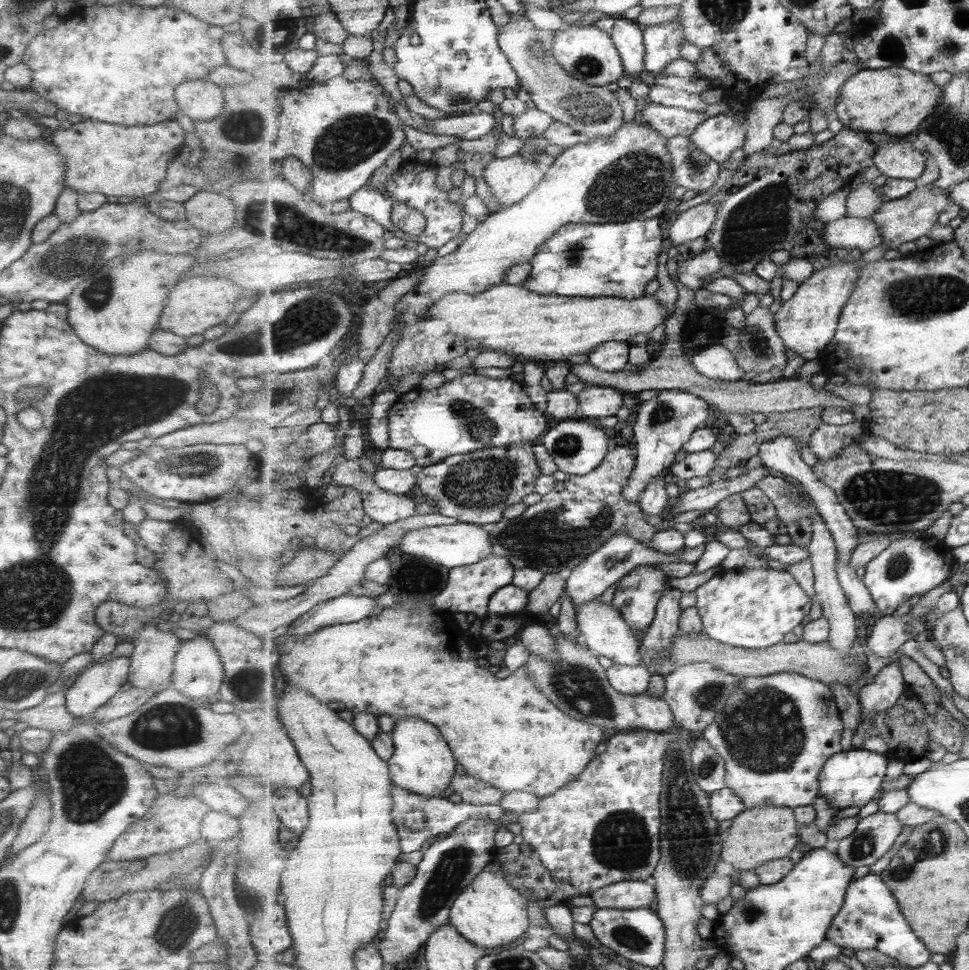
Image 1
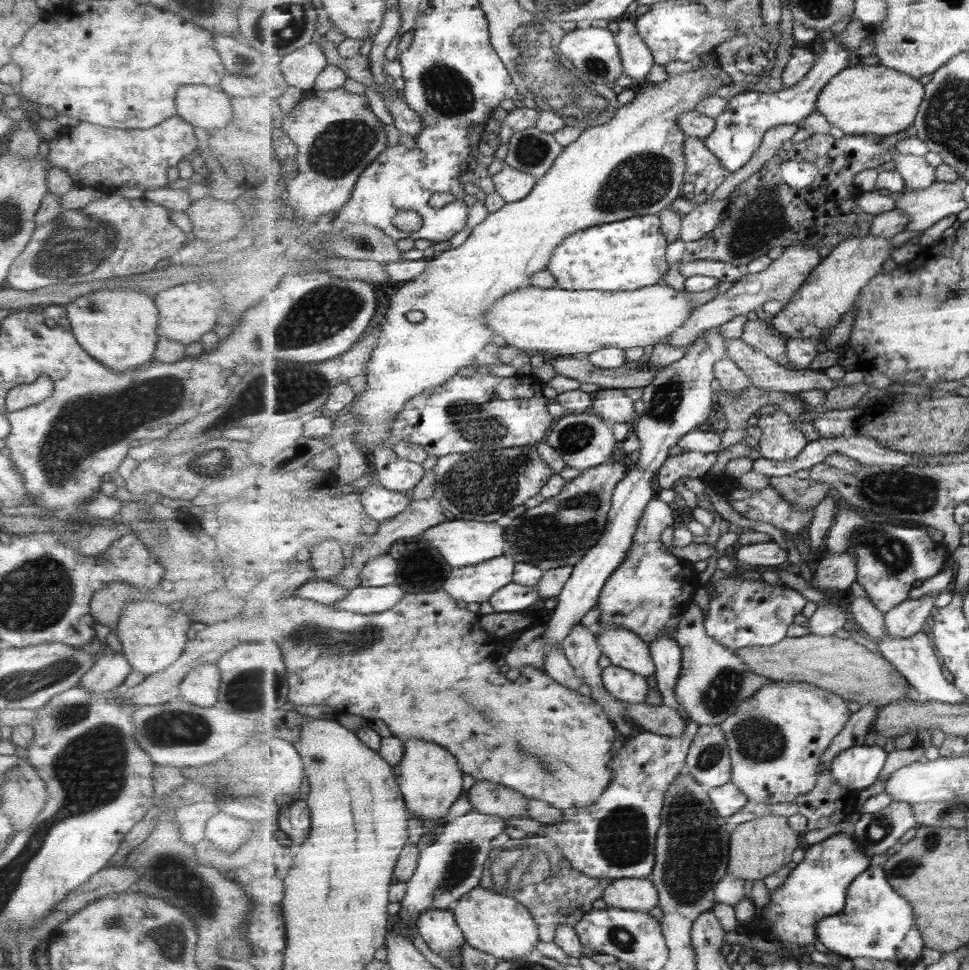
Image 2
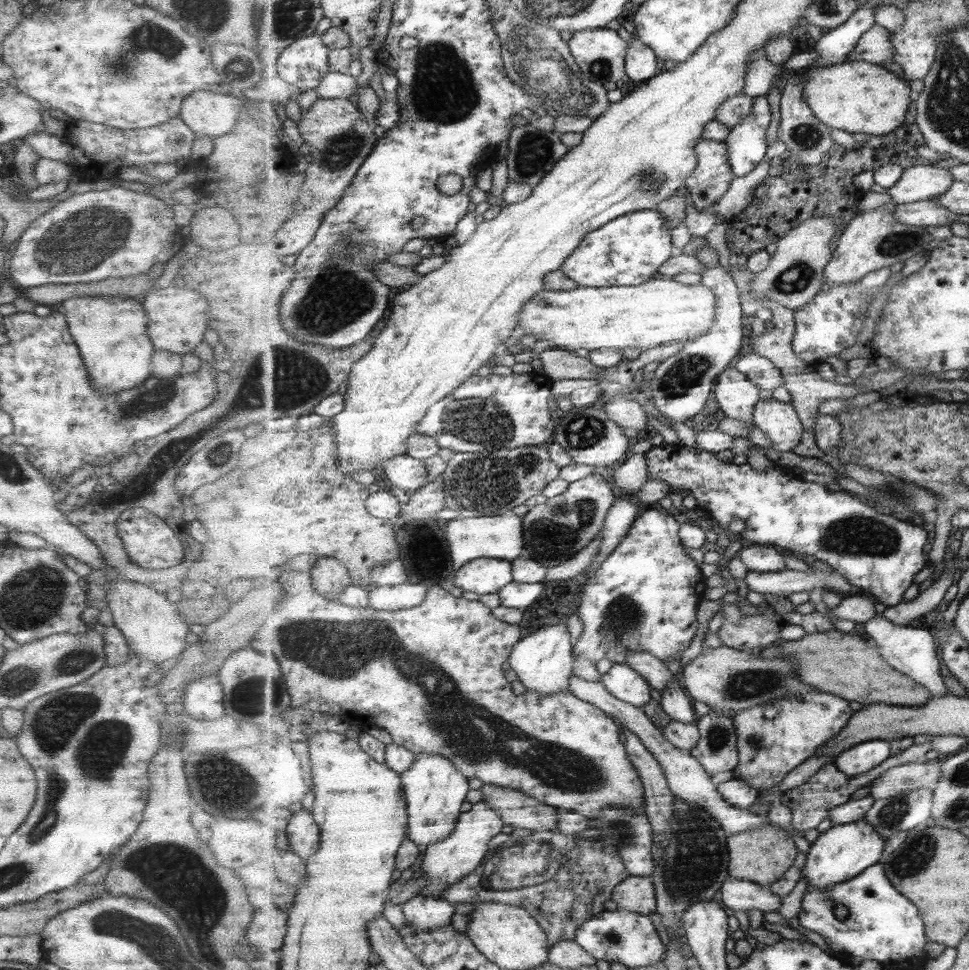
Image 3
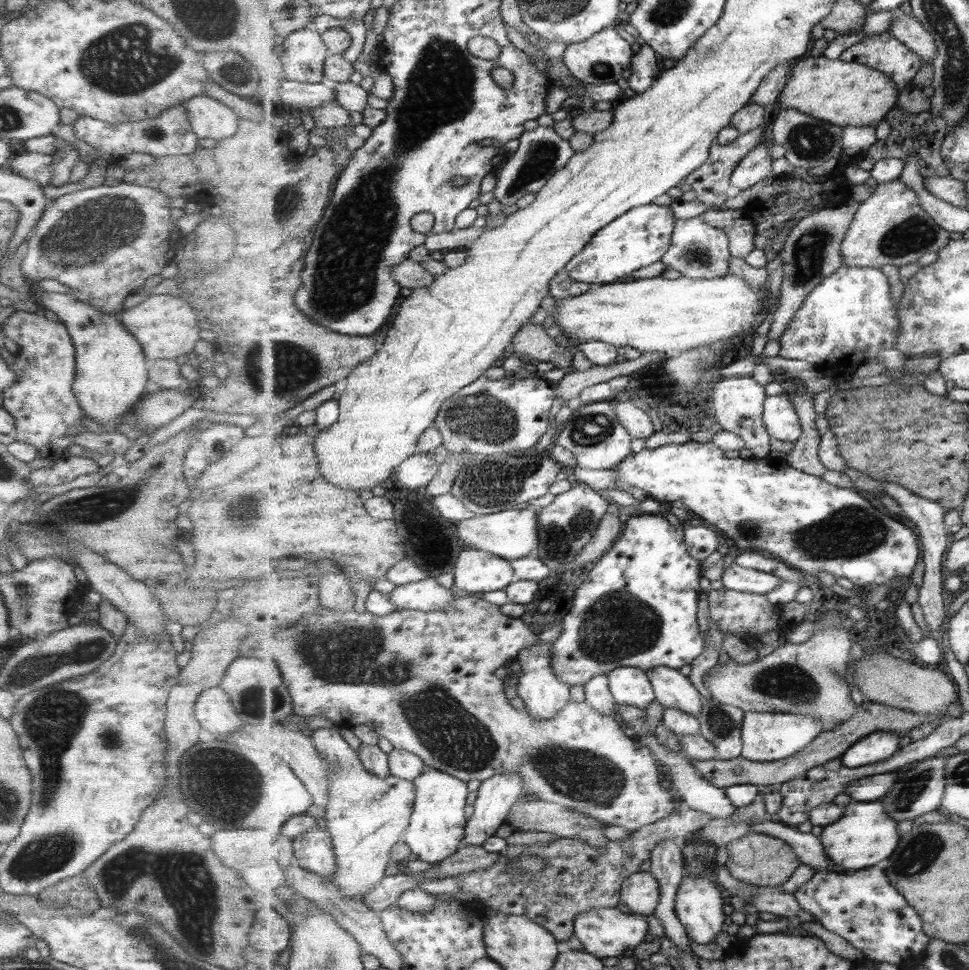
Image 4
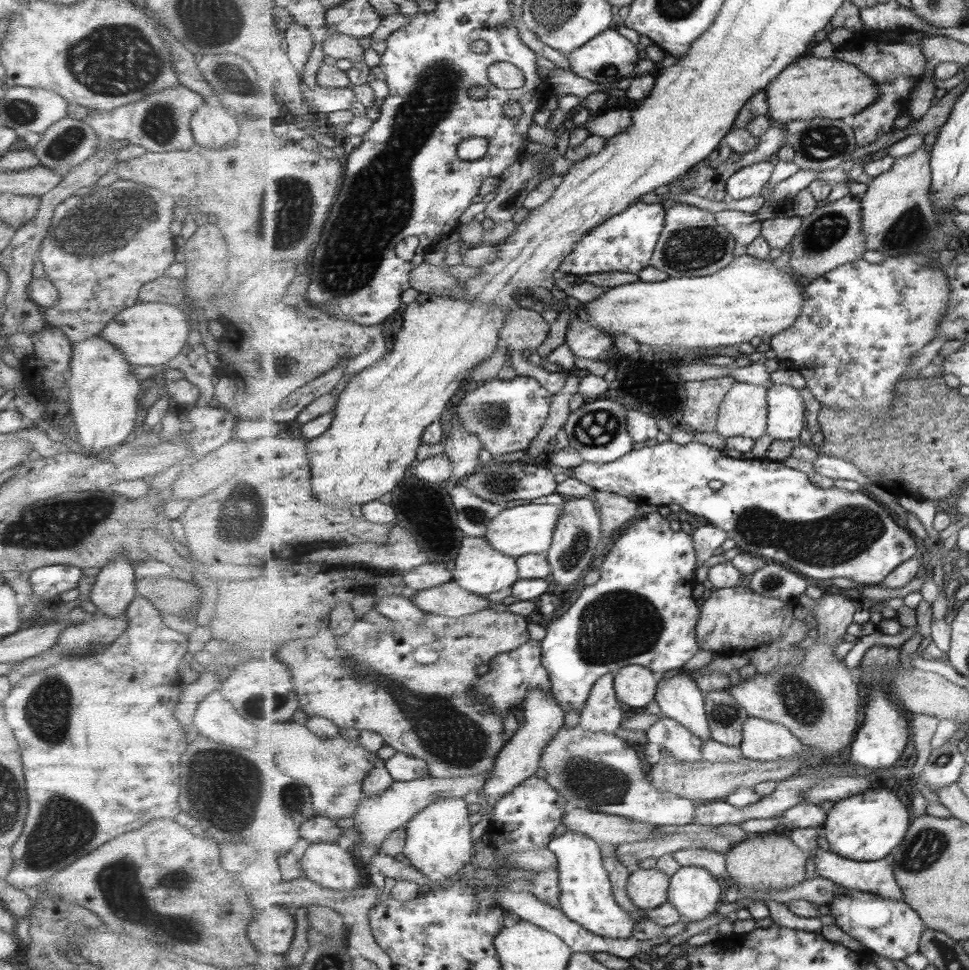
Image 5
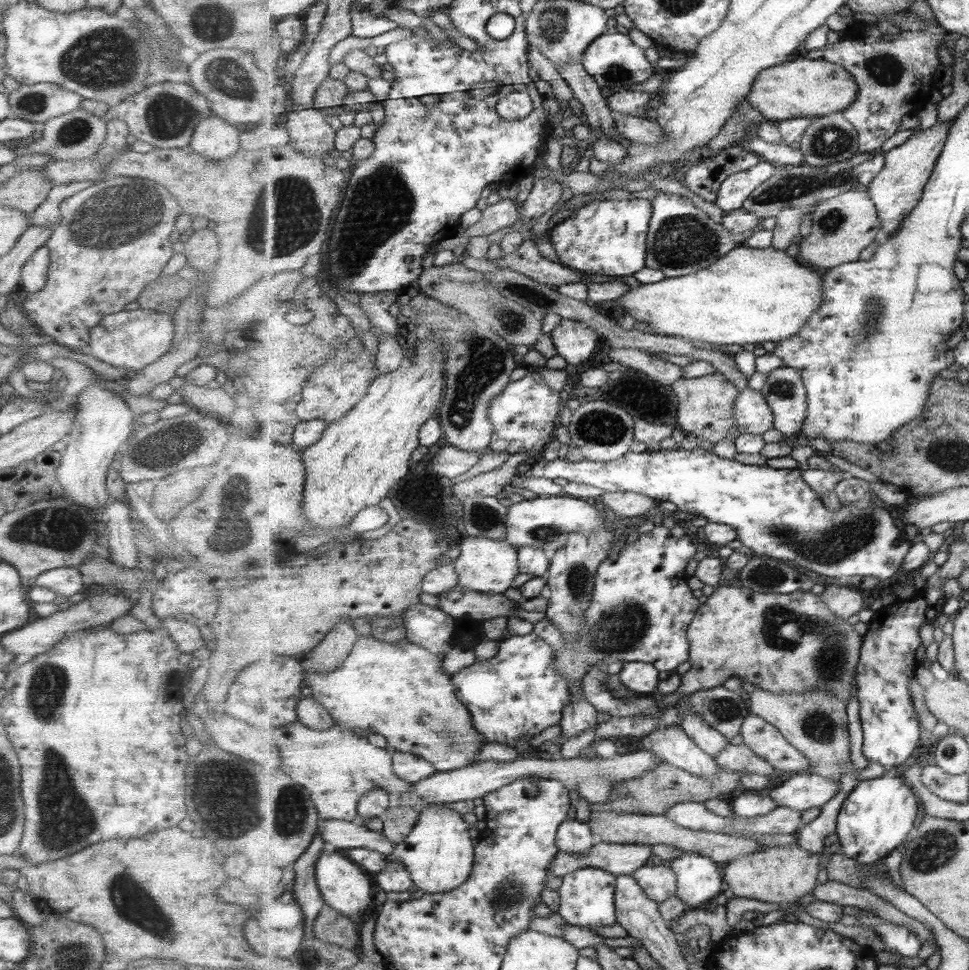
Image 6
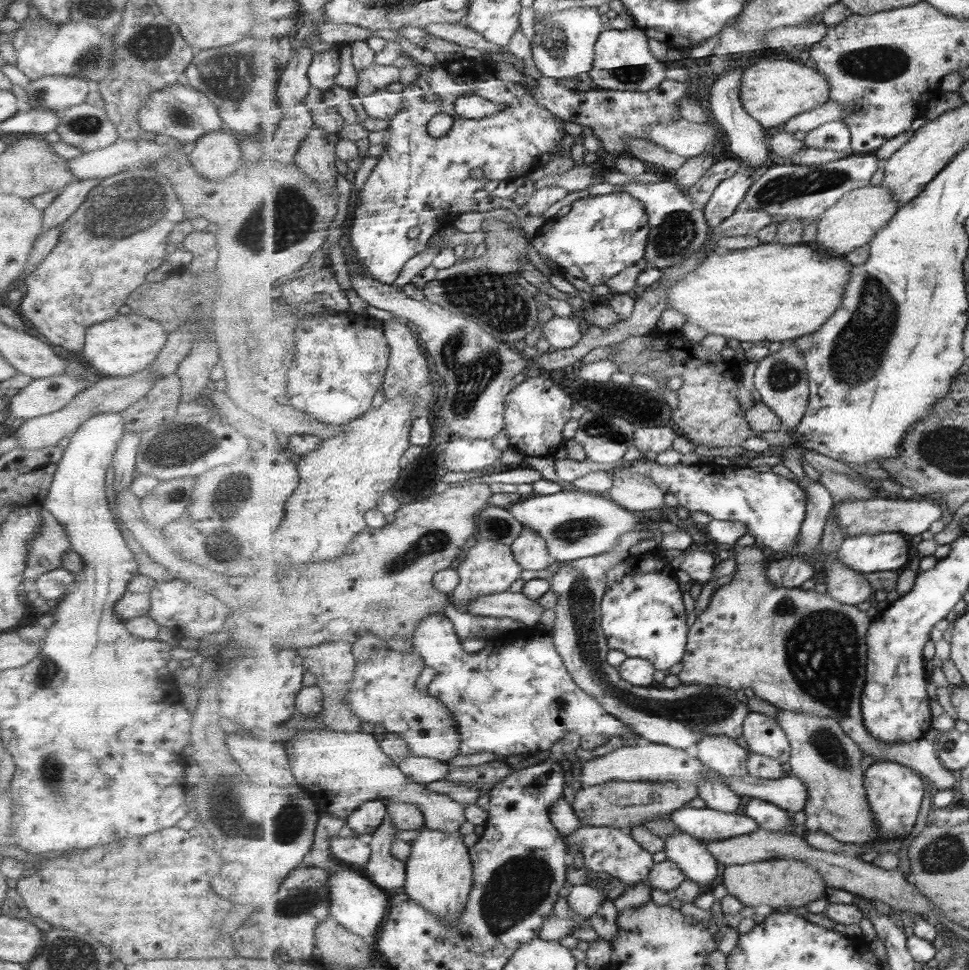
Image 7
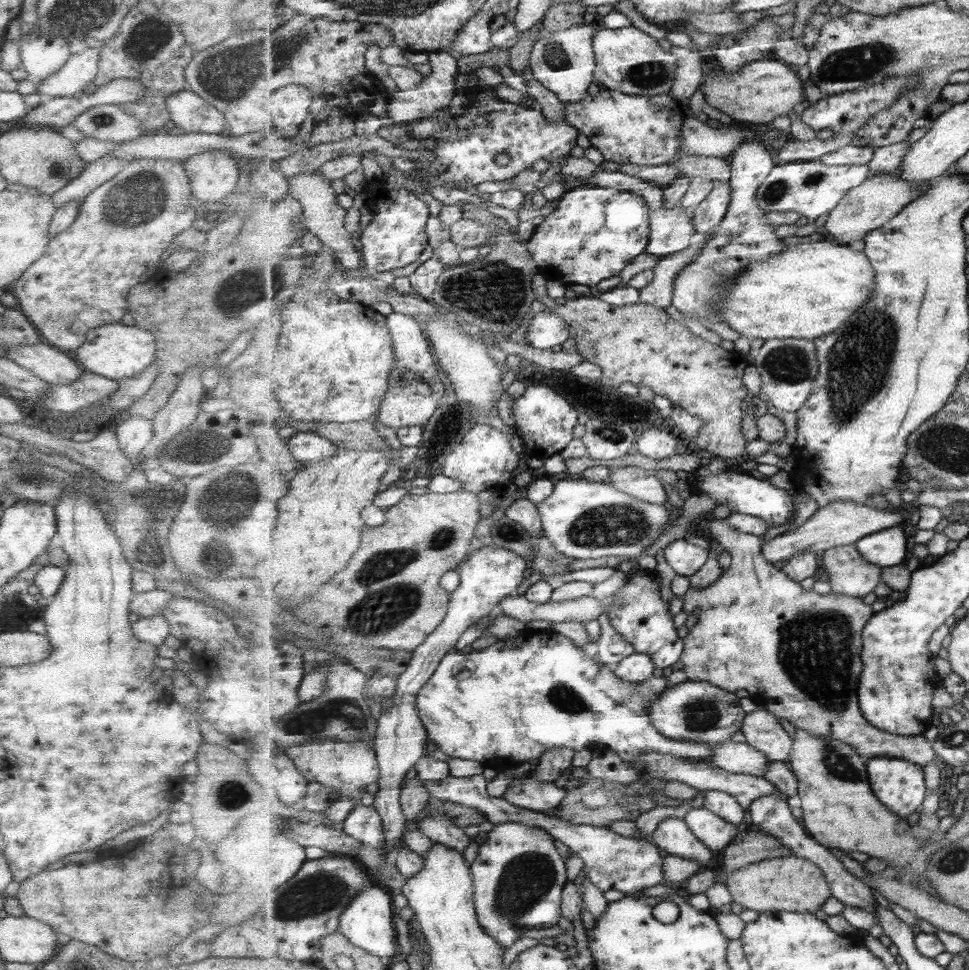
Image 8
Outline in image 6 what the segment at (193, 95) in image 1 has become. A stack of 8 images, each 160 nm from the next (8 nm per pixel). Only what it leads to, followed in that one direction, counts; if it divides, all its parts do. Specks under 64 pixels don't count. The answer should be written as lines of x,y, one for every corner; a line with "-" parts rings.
211,114
194,126
188,147
205,160
223,160
238,149
241,129

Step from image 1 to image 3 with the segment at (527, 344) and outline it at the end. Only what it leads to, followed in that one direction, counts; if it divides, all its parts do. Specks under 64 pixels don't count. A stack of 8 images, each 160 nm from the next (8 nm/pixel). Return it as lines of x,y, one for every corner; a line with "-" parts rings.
655,278
637,286
608,286
603,288
579,287
573,290
556,291
545,289
531,299
522,310
519,327
536,340
548,340
556,348
568,351
585,348
588,351
599,349
638,348
641,351
679,341
697,340
705,336
716,324
716,292
705,286
685,285
675,279

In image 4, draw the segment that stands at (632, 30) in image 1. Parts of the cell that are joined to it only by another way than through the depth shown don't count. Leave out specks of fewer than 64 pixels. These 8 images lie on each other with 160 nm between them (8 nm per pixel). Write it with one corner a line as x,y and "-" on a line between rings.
648,45
637,47
628,72
630,88
637,94
647,92
660,77
657,52

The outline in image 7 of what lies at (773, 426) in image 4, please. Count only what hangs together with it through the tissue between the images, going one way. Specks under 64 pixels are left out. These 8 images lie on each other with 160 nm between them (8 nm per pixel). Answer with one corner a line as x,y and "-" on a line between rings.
795,342
772,347
769,354
763,357
756,366
753,385
758,389
761,401
774,410
782,420
783,428
799,426
808,411
810,403
809,375
805,359

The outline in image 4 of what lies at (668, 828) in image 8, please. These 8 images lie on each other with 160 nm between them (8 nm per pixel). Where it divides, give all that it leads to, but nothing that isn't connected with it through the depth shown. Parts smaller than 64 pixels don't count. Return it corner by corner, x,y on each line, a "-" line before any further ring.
696,876
684,877
675,897
675,912
685,925
686,934
693,937
699,944
709,944
715,936
723,931
729,916
725,914
726,892
712,878

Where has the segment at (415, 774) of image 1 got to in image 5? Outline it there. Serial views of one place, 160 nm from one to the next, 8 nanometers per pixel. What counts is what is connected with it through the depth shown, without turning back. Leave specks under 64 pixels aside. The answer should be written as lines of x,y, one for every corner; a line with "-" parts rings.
447,797
447,799
437,800
429,807
425,807
423,812
414,816
413,820
406,824
408,837
402,853
406,862
420,870
430,880
433,887
436,886
437,882
443,882
443,880
457,880
461,870
469,869
474,838
471,838
473,824
469,822
471,816
469,816
467,806
467,802
463,798

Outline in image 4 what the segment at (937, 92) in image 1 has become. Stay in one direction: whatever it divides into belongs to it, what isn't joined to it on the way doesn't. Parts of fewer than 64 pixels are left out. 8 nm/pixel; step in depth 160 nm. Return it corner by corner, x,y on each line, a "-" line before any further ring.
820,54
798,60
778,100
780,109
795,109
839,126
869,126
879,124
890,110
899,107
899,93
893,78
877,69

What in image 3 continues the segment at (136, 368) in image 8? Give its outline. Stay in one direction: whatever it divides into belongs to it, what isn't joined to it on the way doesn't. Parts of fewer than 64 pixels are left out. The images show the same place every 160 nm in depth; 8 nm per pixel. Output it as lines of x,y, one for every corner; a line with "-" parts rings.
173,284
154,287
139,303
147,318
147,334
154,351
164,350
180,356
191,352
201,342
202,334
208,328
208,303
196,290
177,288

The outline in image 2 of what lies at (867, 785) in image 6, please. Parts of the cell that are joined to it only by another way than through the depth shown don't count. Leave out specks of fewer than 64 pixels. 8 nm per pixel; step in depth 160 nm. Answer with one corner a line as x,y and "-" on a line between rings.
853,834
833,835
819,844
810,845
787,882
779,890
770,892
766,910
755,913
750,922
739,926
738,931
759,934
765,940
768,934
776,934
776,941
783,943
783,950
791,952
801,946
805,947
818,938
818,920
844,911
849,885
870,866
871,857
865,854

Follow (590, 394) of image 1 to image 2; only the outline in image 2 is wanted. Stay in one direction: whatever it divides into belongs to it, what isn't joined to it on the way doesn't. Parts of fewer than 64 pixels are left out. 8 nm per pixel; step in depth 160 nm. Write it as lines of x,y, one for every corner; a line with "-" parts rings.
599,388
590,411
602,416
611,424
615,422
629,424
637,418
635,400
631,396
627,396
623,389

